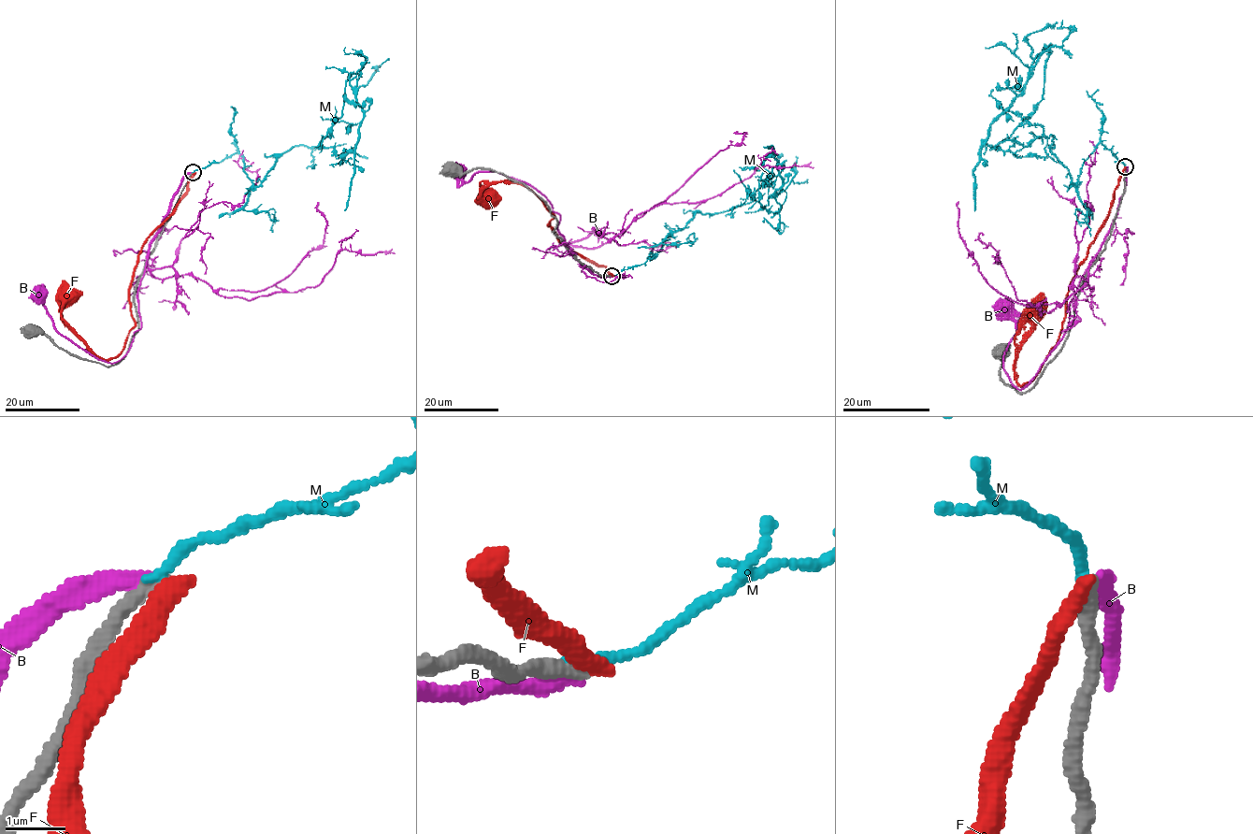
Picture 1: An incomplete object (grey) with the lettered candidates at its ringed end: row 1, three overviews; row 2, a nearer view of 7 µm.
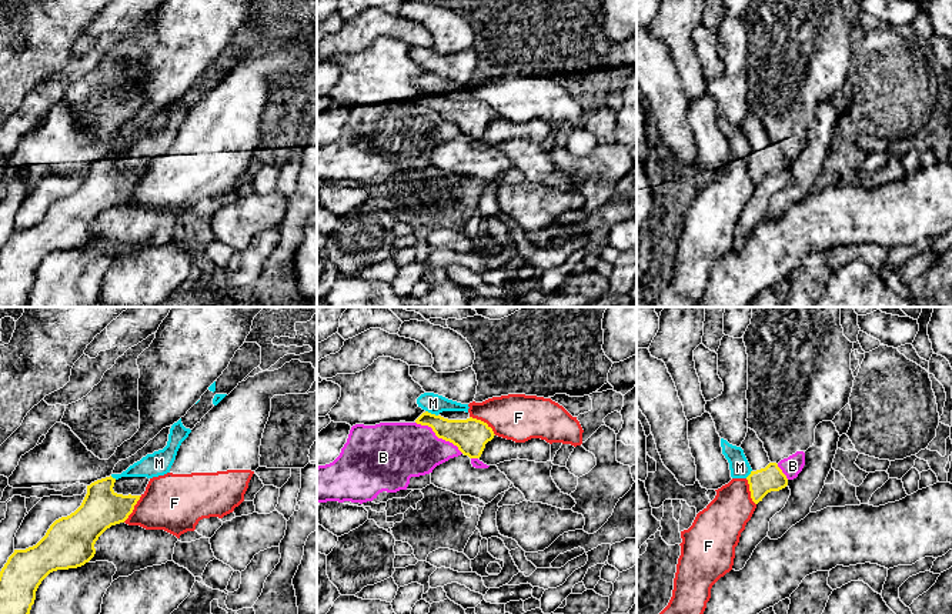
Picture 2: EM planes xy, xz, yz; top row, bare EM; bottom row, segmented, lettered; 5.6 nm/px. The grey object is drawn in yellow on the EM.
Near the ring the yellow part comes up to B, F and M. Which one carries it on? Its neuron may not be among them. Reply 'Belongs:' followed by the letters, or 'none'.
Belongs: none

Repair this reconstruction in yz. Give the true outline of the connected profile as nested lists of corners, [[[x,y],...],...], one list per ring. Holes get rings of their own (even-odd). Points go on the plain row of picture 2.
[[[748,109],[746,117],[741,124],[744,134],[752,149],[746,157],[751,171],[751,178],[755,184],[771,171],[779,171],[788,166],[788,158],[778,147],[771,143],[764,123],[758,119],[756,113]]]

